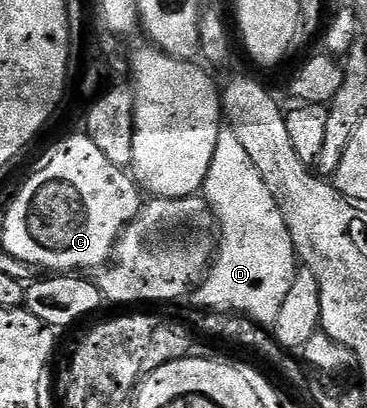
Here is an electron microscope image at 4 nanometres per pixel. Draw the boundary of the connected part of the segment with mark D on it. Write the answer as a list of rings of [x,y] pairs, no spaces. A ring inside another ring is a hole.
[[[223,128],[218,134],[216,152],[212,152],[212,164],[201,193],[214,213],[216,253],[200,285],[193,291],[193,305],[207,312],[233,312],[261,326],[273,327],[276,316],[280,316],[280,304],[284,304],[284,296],[288,296],[288,288],[292,288],[294,279],[296,255],[292,236],[288,232],[288,224],[284,224],[284,216],[280,216],[276,200],[272,200],[272,192],[268,192],[268,184],[264,184],[256,164],[252,164],[236,132],[228,128]]]

